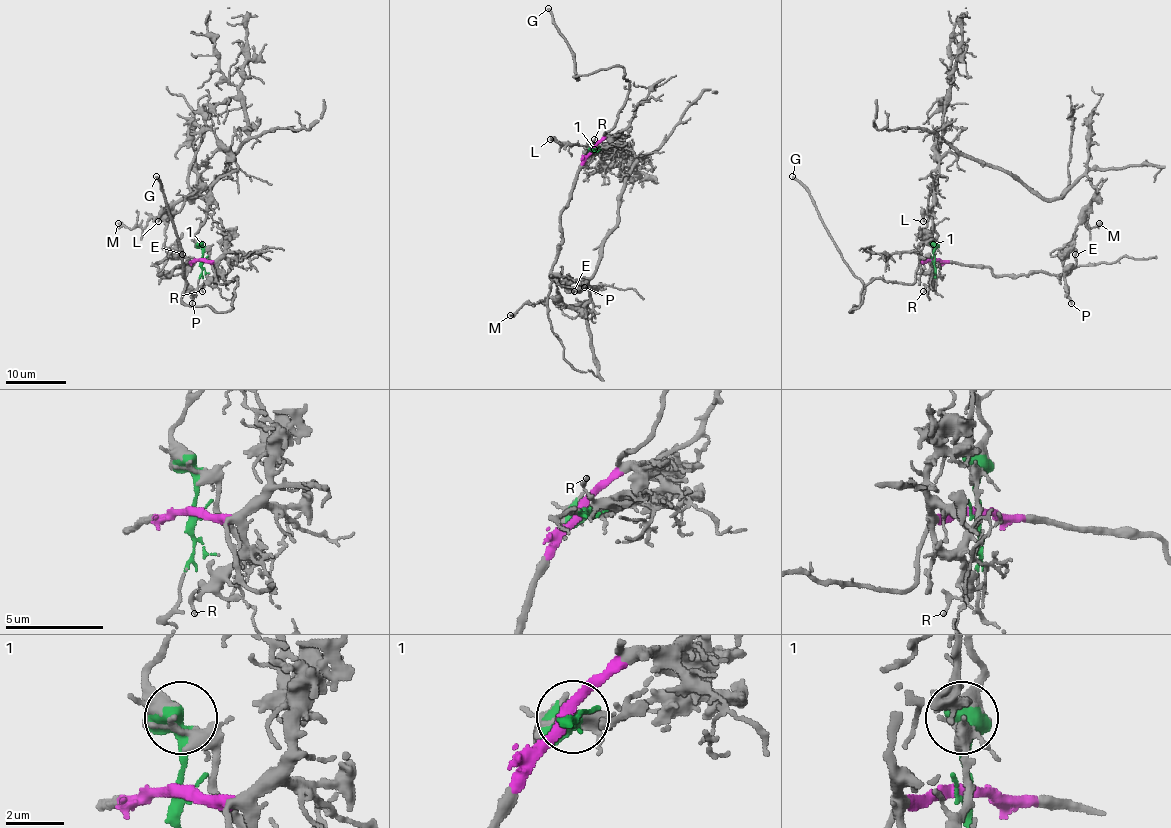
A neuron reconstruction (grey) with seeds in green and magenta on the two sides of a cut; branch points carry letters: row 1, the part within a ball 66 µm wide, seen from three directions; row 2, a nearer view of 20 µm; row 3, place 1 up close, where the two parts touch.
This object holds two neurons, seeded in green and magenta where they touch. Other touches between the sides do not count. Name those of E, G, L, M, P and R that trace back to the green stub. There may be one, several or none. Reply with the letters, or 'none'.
L, M

